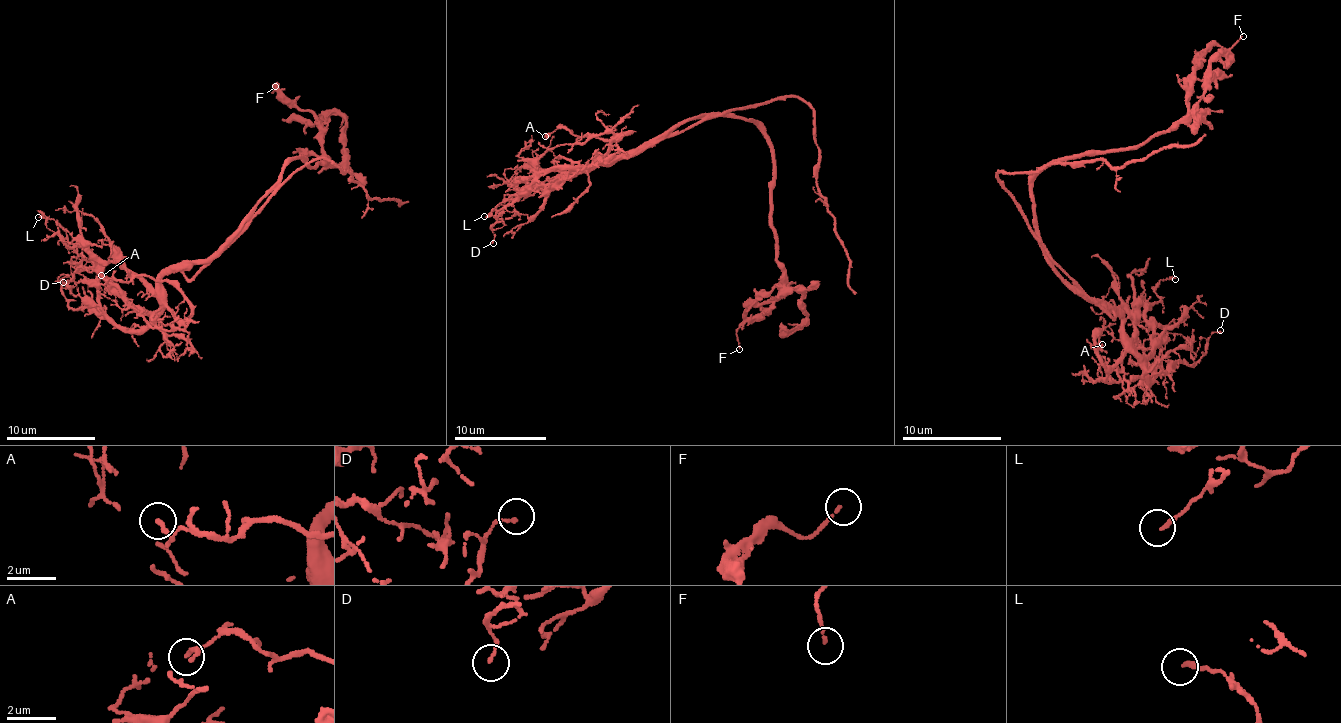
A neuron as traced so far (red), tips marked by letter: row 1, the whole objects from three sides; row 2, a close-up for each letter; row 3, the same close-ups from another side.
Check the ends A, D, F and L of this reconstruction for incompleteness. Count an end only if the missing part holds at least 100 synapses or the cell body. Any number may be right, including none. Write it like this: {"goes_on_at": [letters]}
{"goes_on_at": []}

